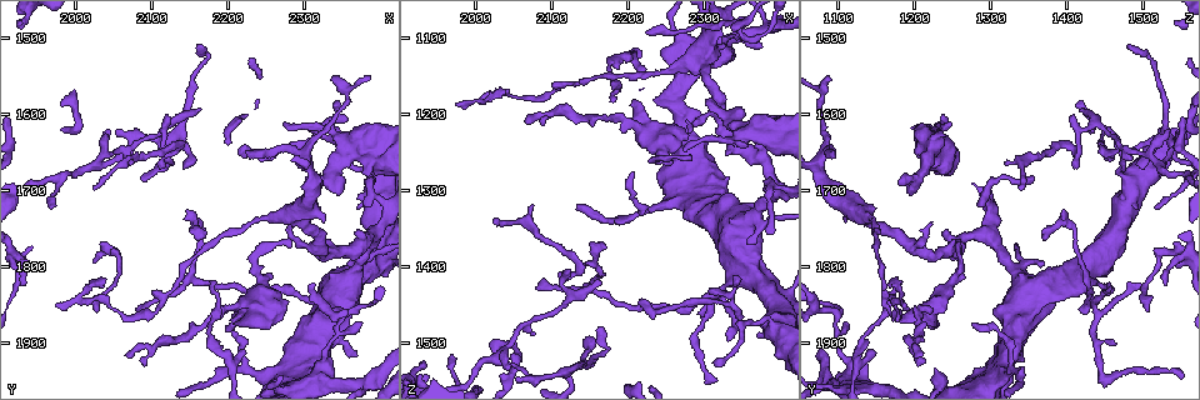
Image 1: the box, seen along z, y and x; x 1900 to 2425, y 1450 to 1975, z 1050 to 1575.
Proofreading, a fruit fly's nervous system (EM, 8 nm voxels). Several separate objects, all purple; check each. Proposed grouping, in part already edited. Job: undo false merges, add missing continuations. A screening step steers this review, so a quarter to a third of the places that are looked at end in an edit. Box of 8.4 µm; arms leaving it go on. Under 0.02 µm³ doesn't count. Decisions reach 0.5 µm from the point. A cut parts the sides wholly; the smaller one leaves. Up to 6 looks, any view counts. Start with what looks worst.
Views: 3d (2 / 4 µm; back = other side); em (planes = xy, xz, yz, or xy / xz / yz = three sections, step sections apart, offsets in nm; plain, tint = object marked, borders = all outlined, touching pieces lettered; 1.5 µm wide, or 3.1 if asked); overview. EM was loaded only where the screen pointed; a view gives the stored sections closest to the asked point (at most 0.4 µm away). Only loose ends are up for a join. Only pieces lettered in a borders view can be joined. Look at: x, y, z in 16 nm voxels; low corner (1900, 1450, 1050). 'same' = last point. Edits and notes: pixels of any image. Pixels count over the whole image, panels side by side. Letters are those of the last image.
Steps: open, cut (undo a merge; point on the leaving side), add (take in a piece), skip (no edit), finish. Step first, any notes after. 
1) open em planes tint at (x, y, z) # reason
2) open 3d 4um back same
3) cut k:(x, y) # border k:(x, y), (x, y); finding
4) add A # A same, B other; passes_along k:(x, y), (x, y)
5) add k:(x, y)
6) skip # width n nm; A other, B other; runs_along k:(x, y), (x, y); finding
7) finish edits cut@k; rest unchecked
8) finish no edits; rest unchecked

open em yz step 4 borders at (2275, 1850, 1230) # free end

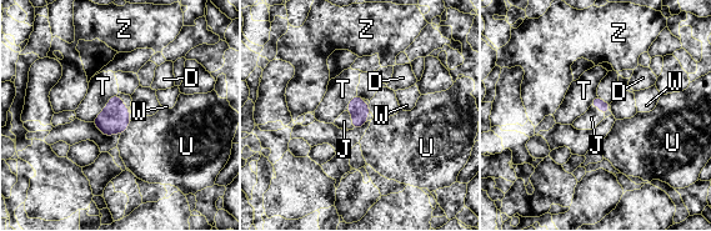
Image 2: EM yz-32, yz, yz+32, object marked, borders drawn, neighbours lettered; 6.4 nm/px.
open em planes borders same # cut it another way

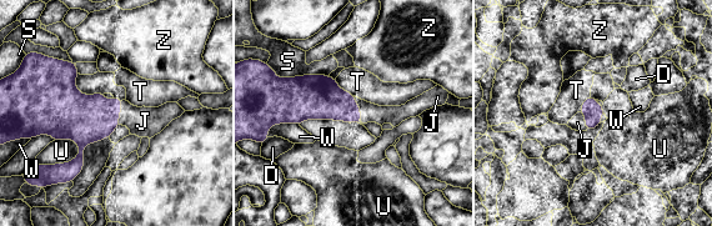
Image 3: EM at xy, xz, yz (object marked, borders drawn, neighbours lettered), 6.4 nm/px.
add J # D other, J same, S other, T other, U other, W other, Z other; it goes on there

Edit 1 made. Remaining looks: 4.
open em xz step 8 tint at (2140, 1670, 1500) # tapers out

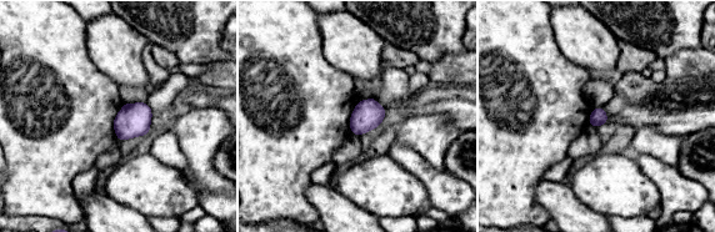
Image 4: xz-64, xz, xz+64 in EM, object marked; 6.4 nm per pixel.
open em planes borders same

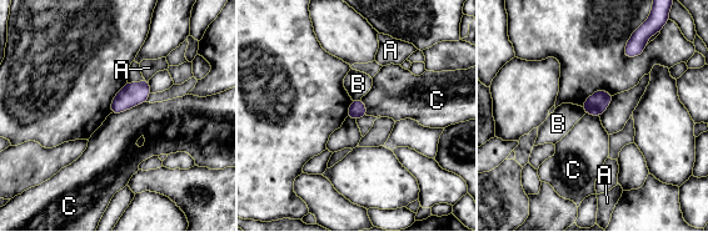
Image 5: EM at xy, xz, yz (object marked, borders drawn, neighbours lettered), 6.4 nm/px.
skip # width 100 nm; A other, B other, C other; no lettered piece goes on from it

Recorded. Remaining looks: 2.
open em planes tint at (2235, 1735, 1145) # thick turns thin

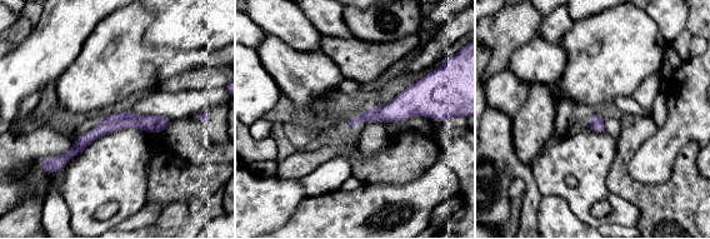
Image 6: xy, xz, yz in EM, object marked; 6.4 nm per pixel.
open em planes borders same # see the neighbours

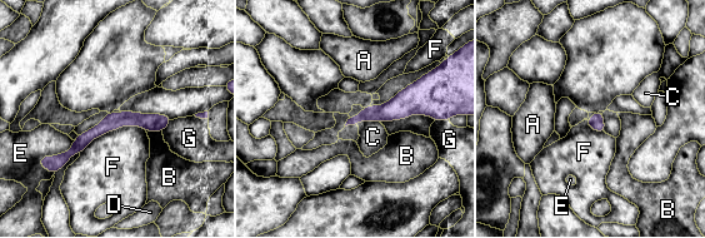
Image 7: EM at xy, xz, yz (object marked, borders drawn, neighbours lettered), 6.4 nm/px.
skip # A other, B other, C other, D other, E other, F other, G other; runs_along 7:(165, 119), (113, 120), (48, 163); continuous, no second cell

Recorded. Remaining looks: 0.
finish edits add@3; rest unchecked

